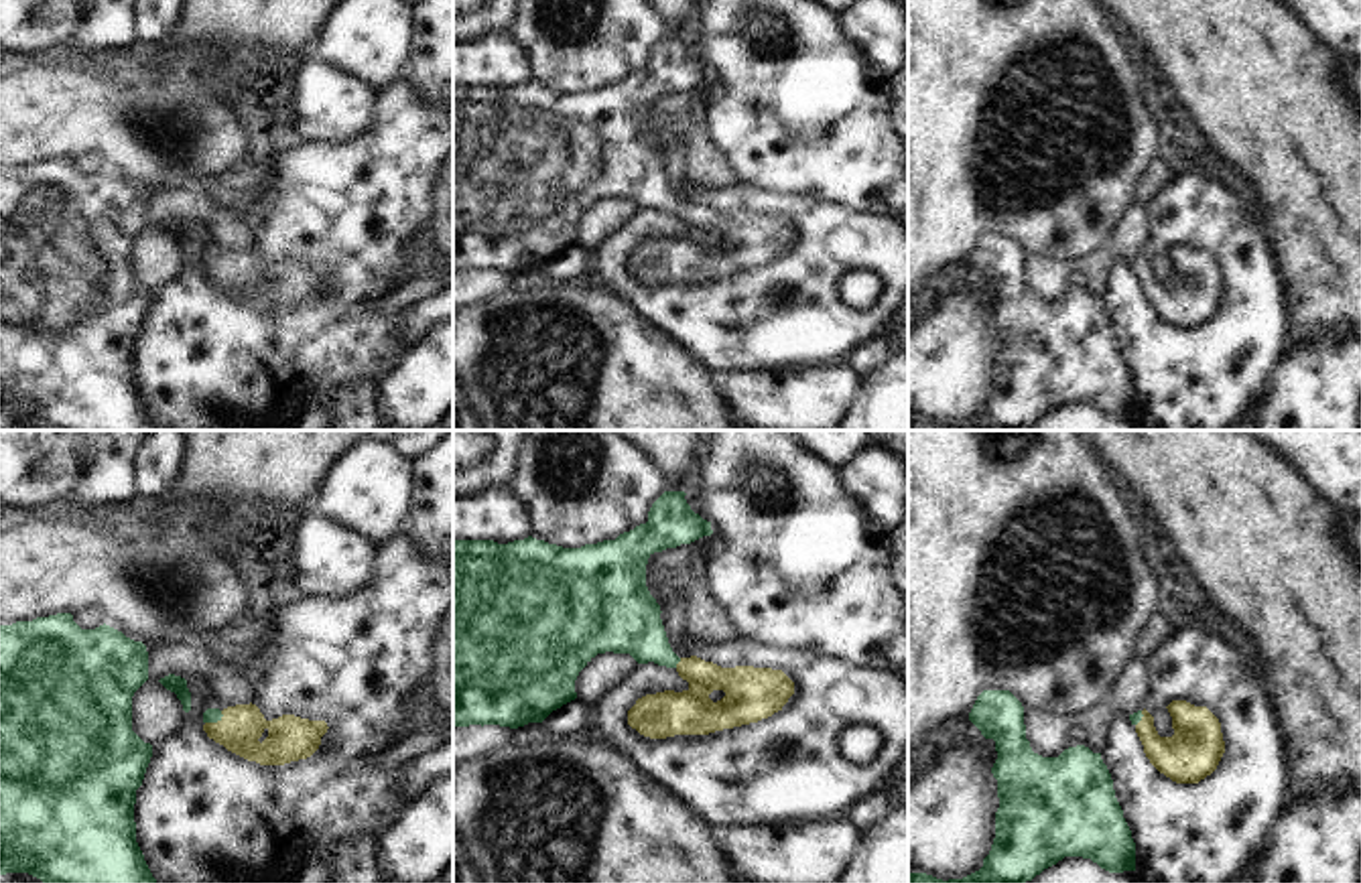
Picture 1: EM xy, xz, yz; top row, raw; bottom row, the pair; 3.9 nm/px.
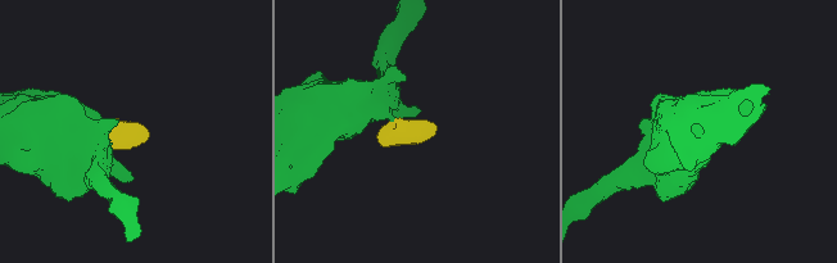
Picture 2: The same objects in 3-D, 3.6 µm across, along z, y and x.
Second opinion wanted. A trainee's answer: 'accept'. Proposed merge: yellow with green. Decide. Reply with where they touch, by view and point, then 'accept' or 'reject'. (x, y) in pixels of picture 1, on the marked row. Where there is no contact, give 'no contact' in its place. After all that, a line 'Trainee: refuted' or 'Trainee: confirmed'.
xz (679, 662) | accept
Trainee: confirmed

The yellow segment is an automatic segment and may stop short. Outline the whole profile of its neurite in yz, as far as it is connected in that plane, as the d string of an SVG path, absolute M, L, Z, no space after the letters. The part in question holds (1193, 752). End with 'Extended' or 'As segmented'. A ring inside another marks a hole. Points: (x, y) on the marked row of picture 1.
M1172 700L1154 717L1144 708L1129 721L1150 763L1176 784L1198 784L1225 753L1221 723L1207 706Z. Extended

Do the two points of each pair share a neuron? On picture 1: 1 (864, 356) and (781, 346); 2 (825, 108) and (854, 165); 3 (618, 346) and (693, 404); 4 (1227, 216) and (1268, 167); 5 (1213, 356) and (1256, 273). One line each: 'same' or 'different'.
1: different
2: same
3: same
4: different
5: same

